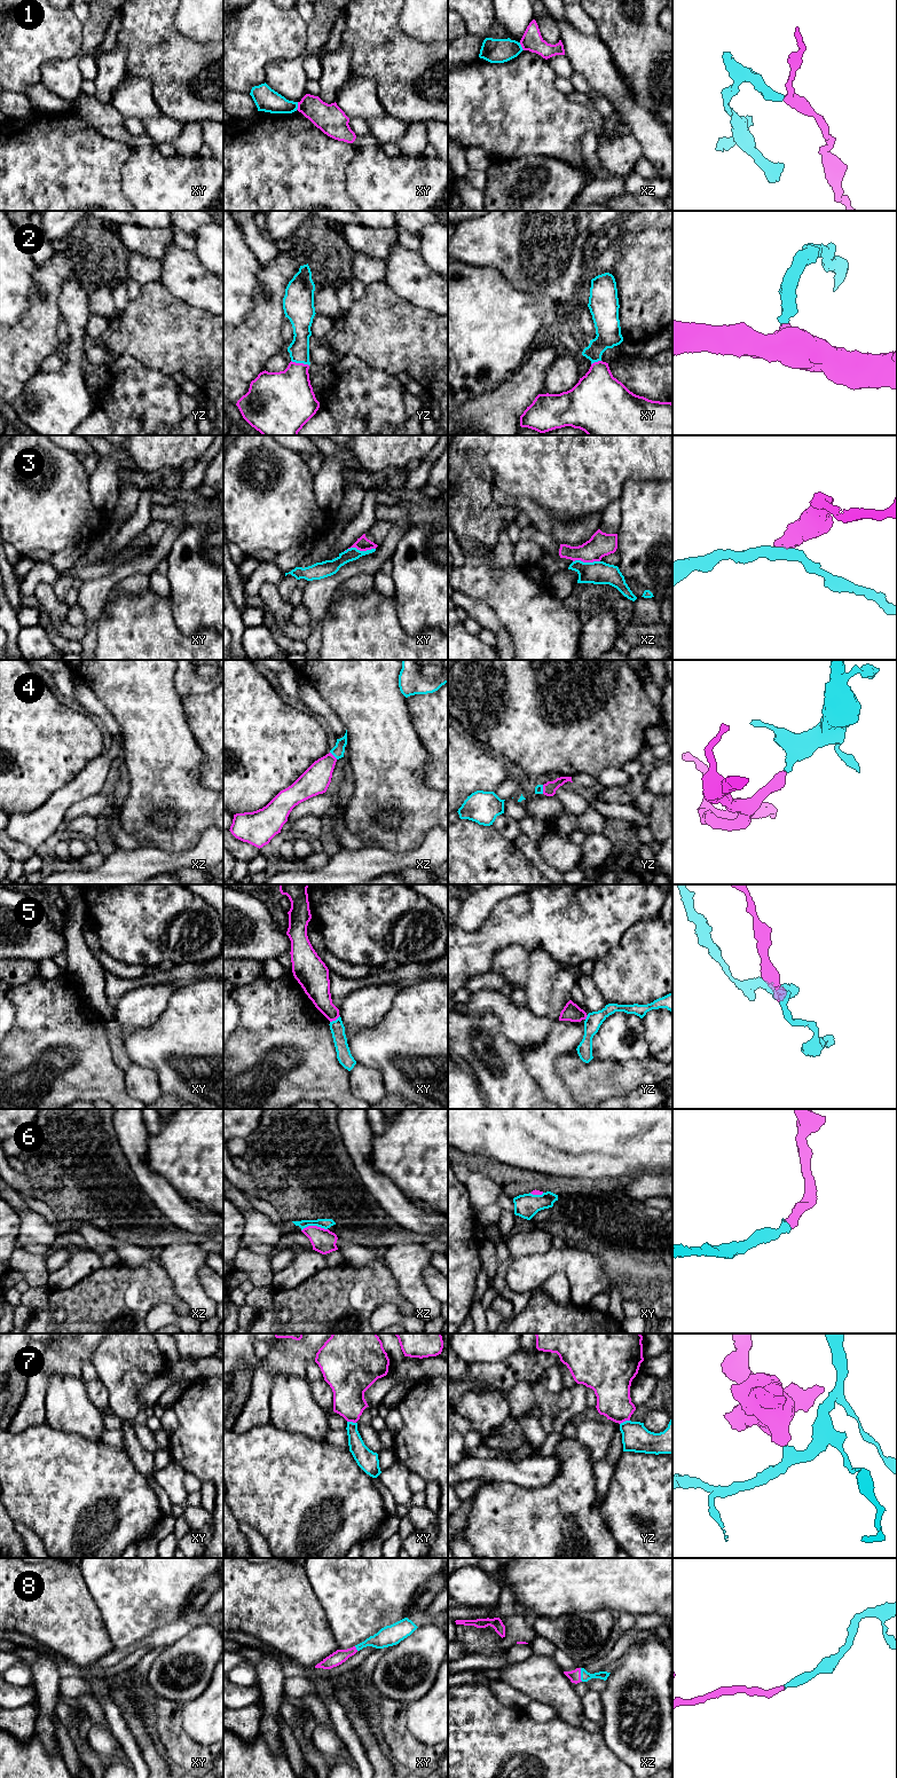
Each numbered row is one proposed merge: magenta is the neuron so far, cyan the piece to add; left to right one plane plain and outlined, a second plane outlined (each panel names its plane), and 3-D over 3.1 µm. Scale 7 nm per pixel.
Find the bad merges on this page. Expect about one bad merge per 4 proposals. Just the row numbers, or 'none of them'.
1, 3, 5, 7

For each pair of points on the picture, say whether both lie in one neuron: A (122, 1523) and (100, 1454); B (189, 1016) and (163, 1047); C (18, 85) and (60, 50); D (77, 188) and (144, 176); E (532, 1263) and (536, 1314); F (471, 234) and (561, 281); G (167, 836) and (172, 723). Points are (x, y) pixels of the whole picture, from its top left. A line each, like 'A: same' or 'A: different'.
A: same
B: same
C: same
D: different
E: different
F: same
G: same

